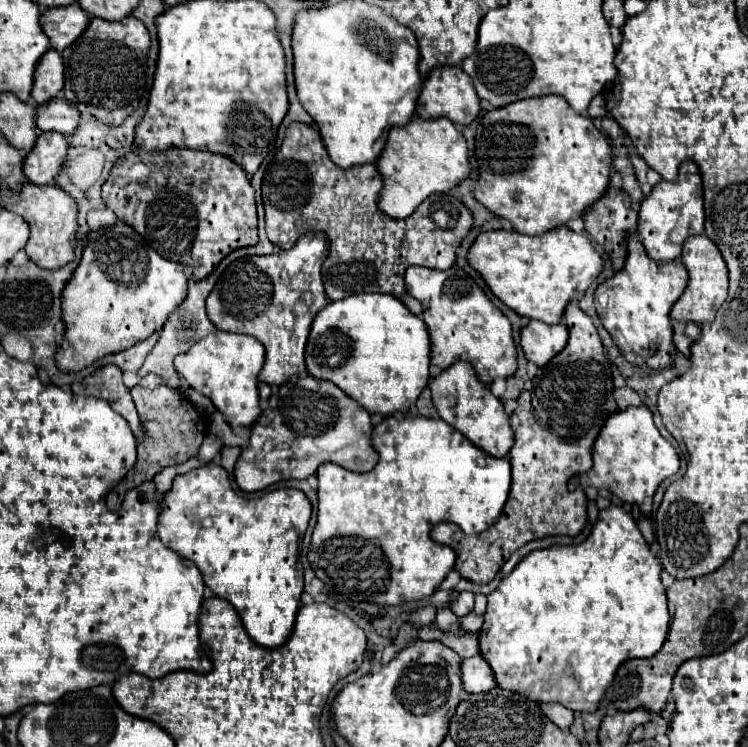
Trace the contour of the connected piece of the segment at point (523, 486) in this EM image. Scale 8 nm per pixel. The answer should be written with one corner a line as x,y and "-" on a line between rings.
569,302
565,308
565,326
569,328
569,342
567,346
543,368
539,368
537,376
529,382
529,386
521,392
517,398
519,406
511,414
511,428
515,432
515,444
509,452
513,482
509,500
499,516
499,520
487,528
483,534
471,534
465,536
457,524
443,522
437,524
431,530
431,538
439,544
445,544
455,550
457,562
455,570
471,582
487,584
495,578
495,574
501,570
501,566
507,562
507,558
521,546
525,546
531,540
545,538
545,536
575,536
579,534
587,524
587,497
582,489
567,490
567,482
571,476
589,472
593,468
593,444
605,424
605,420
617,412
617,404
613,398
613,376
611,376
611,362
605,354
605,348
601,344
601,338
597,334
597,328
593,326
593,320
577,306
577,302

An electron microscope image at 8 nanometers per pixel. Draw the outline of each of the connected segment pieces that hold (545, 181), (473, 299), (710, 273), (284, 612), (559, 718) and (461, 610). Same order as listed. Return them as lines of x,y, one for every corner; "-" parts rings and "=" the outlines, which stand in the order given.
551,94
527,98
493,108
479,120
475,140
475,156
479,160
481,174
473,196
495,216
507,218
521,234
541,236
573,218
581,218
591,204
595,204
603,192
607,192
613,164
611,140
603,130
595,128
591,118
577,114
567,100
563,100
563,96
=
411,266
405,272
405,286
407,292
423,304
421,318
431,334
431,362
435,366
449,368
457,360
467,360
475,366
483,384
515,374
517,348
511,334
511,322
459,266
445,272
=
705,234
701,236
691,236
683,244
683,256
681,262
685,264
689,272
689,284
681,298
673,304
671,308
671,320
679,322
695,322
695,324
705,324
713,322
717,310
727,298
727,266
721,258
721,252
715,248
711,240
707,240
=
213,462
175,476
173,488
163,500
159,518
161,542
201,570
205,584
215,592
215,596
229,600
237,608
249,636
265,648
279,648
293,632
301,588
304,588
303,568
297,566
299,534
295,516
297,506
305,502
309,502
307,496
295,488
279,488
261,498
241,498
231,488
227,470
=
545,704
545,706
541,706
543,708
543,712
545,712
545,716
553,722
553,724
557,724
561,730
569,730
569,726
573,724
573,720
575,720
575,714
569,710
569,708
563,708
563,706
559,706
559,704
=
461,592
459,598
449,604
449,608
451,608
459,618
463,618
463,616
467,616
467,614
473,610
473,598
475,598
473,592

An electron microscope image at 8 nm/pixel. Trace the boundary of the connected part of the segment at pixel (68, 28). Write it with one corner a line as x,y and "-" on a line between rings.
79,4
49,8
41,16
41,28
49,36
51,46
59,52
67,48
71,42
75,42
87,26
89,16

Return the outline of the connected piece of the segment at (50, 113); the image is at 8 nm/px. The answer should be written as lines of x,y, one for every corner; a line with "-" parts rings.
55,98
51,100
51,104
39,108
37,124
43,132
53,130
69,136
79,126
79,110
75,108
75,104
67,102
65,98

